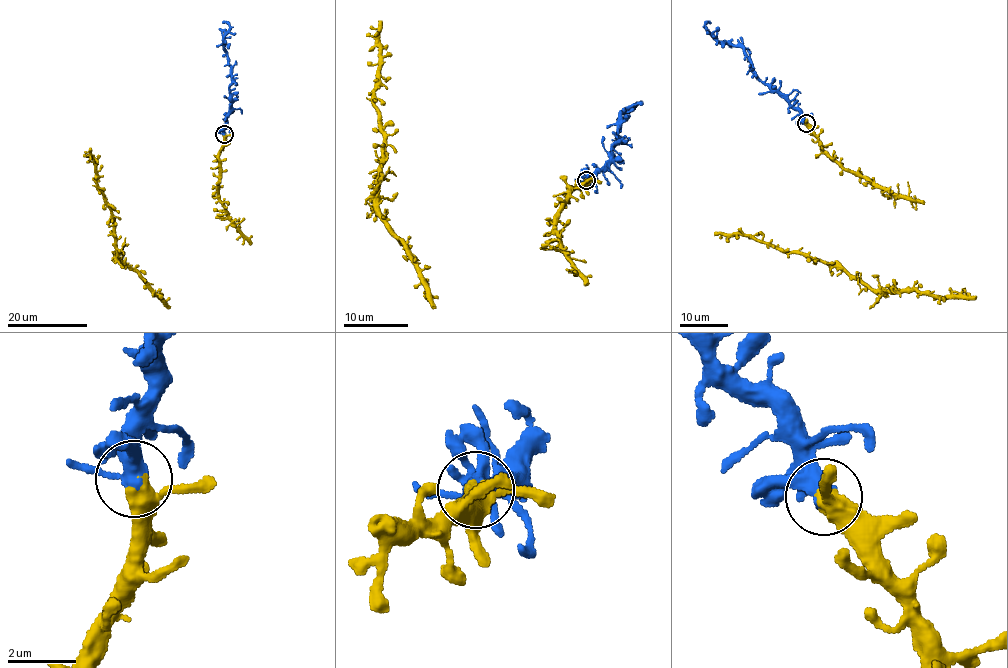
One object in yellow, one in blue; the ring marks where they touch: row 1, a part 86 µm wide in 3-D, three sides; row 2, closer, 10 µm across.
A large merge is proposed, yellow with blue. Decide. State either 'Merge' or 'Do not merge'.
Merge

